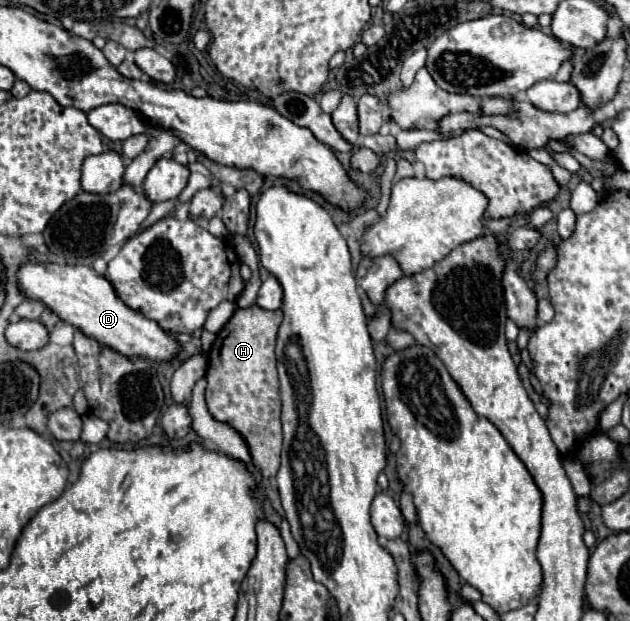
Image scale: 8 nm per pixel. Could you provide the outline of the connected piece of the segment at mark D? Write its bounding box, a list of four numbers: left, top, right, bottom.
[17,263,181,361]

